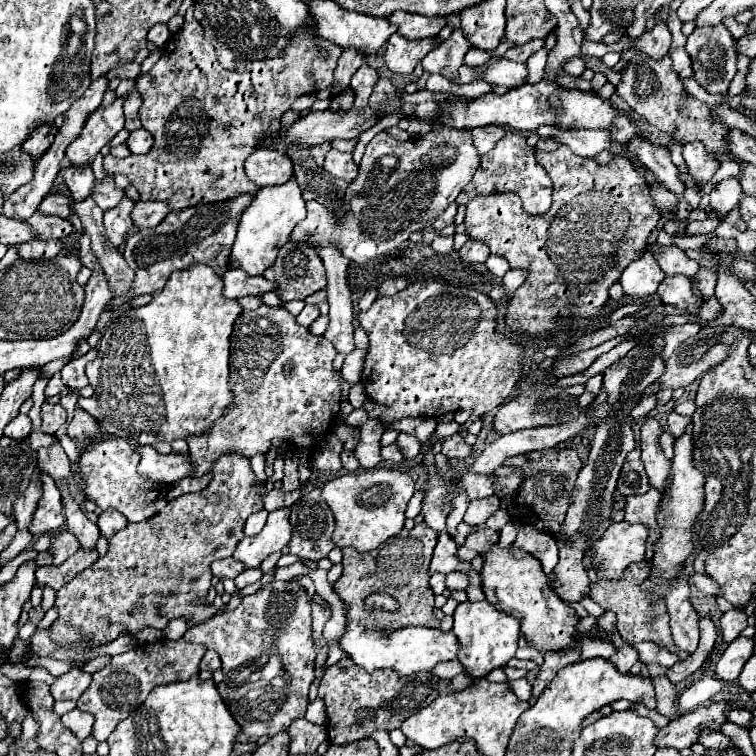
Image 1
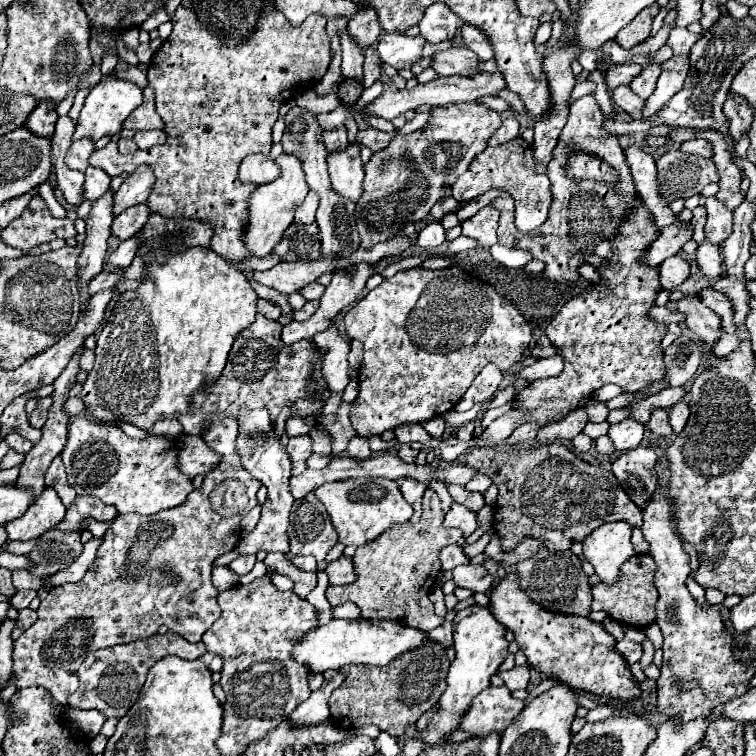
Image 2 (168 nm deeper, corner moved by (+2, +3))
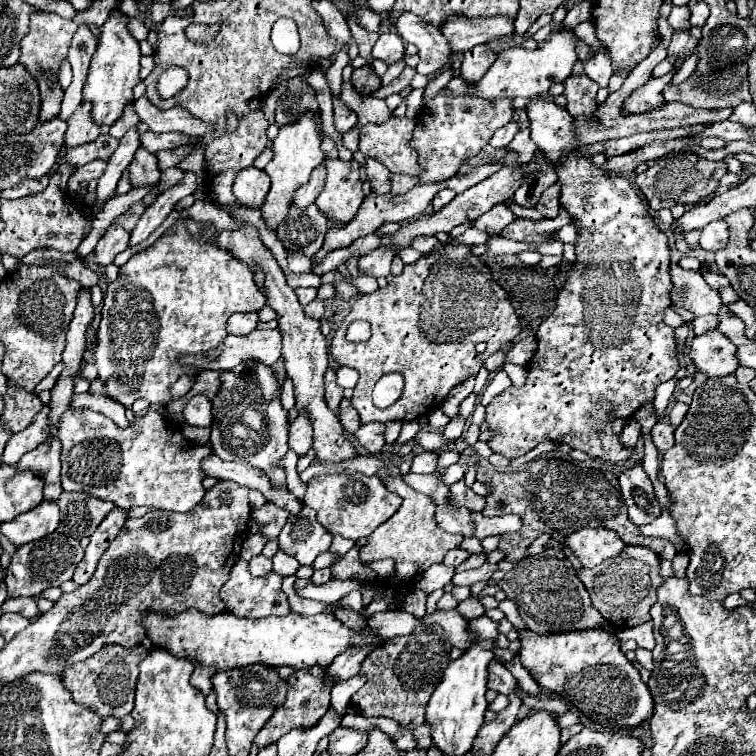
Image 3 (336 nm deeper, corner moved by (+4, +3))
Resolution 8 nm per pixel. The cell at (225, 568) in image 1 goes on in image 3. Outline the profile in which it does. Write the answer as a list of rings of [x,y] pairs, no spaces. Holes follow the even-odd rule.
[[[262,554],[254,556],[254,560],[248,562],[248,570],[254,576],[264,576],[264,574],[268,574],[272,570],[272,560],[266,558],[266,556],[262,556]]]

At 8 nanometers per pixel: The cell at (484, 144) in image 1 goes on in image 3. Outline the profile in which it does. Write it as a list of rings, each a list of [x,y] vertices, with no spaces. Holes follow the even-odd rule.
[[[510,122],[510,124],[506,124],[502,130],[498,130],[498,132],[492,136],[492,140],[490,140],[490,146],[494,146],[494,148],[506,148],[506,146],[512,142],[512,138],[516,136],[516,132],[518,132],[518,126],[516,126],[516,122]]]

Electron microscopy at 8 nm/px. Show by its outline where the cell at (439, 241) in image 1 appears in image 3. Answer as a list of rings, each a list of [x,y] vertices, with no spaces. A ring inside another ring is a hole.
[[[416,236],[412,240],[412,248],[416,248],[418,252],[428,252],[432,248],[436,248],[440,242],[436,236]]]

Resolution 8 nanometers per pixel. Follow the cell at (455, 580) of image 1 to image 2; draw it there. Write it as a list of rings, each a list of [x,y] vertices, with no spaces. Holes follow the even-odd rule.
[[[464,564],[452,570],[454,582],[460,588],[468,588],[472,592],[488,592],[494,576],[482,564]]]

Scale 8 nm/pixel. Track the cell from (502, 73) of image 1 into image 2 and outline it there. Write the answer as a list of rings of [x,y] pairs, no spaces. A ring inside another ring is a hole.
[[[450,46],[444,52],[434,52],[430,56],[430,66],[438,72],[438,76],[474,76],[478,70],[478,60],[476,54],[464,46]]]

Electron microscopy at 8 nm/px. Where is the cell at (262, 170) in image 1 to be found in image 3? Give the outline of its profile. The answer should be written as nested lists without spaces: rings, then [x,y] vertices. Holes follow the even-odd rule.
[[[250,166],[236,176],[232,192],[240,204],[248,208],[260,208],[262,200],[268,194],[268,188],[270,188],[270,176],[264,170]]]

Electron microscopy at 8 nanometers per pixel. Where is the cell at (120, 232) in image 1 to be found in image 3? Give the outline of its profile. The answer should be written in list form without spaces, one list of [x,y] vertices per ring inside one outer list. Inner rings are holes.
[[[138,148],[134,160],[128,166],[130,172],[130,184],[134,188],[144,188],[144,186],[154,186],[160,180],[160,170],[156,156],[152,152],[146,152],[144,148]]]

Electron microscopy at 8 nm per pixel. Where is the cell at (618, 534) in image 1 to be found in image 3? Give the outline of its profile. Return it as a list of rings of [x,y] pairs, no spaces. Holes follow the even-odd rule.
[[[580,528],[566,536],[566,544],[582,562],[584,568],[594,568],[606,558],[614,558],[626,546],[616,532],[608,528]]]

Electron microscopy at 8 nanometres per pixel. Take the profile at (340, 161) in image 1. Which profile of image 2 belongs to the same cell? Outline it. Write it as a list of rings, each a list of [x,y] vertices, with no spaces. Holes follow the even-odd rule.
[[[356,144],[338,154],[328,154],[328,172],[332,180],[332,190],[352,202],[362,196],[364,168],[360,160],[360,148]]]

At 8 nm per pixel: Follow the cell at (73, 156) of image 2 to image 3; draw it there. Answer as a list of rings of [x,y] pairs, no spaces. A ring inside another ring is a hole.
[[[80,104],[80,108],[68,120],[66,132],[66,148],[76,148],[80,144],[96,140],[100,128],[90,118],[90,104]]]

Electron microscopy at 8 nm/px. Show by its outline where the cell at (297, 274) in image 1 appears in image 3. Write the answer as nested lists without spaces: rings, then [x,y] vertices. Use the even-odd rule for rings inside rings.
[[[316,204],[308,206],[306,210],[292,206],[286,220],[276,230],[278,238],[286,246],[286,252],[304,254],[308,258],[314,258],[322,248],[326,232],[326,218],[322,216],[322,212],[318,212]]]

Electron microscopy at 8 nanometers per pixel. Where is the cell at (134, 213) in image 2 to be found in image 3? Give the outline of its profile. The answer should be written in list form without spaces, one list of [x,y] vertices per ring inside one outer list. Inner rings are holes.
[[[110,224],[110,228],[106,230],[106,234],[96,244],[96,250],[94,250],[96,252],[96,262],[100,266],[108,266],[118,252],[126,250],[128,238],[130,238],[130,232],[126,232],[118,224]]]

